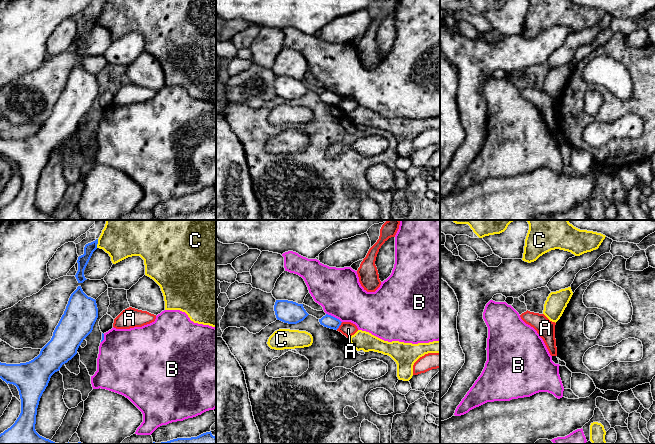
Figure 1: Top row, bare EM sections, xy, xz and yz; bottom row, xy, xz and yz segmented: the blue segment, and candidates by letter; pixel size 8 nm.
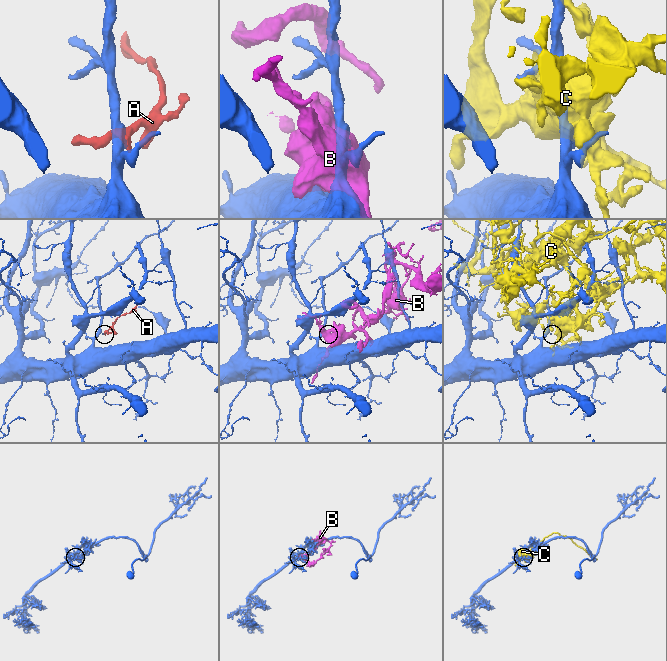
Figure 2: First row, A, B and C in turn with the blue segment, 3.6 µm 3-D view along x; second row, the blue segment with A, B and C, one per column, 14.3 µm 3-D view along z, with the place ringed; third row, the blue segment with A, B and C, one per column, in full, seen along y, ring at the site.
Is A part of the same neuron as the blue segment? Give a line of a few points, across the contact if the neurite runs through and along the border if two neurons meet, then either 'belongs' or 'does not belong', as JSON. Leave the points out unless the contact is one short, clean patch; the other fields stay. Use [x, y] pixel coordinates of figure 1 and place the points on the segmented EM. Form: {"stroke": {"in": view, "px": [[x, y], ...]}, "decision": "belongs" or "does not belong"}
{"stroke": {"in": "xz", "px": [[342, 322], [336, 329]]}, "decision": "does not belong"}

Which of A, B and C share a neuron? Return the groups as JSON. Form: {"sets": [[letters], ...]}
{"sets": [["A"], ["B"], ["C"]]}

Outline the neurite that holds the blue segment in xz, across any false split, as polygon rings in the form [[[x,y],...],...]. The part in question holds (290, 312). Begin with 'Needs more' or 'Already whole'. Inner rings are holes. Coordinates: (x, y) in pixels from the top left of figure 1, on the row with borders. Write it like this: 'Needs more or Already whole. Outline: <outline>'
Already whole. Outline: [[[276,300],[274,311],[277,320],[288,324],[297,324],[309,315],[303,304],[288,300]]]

